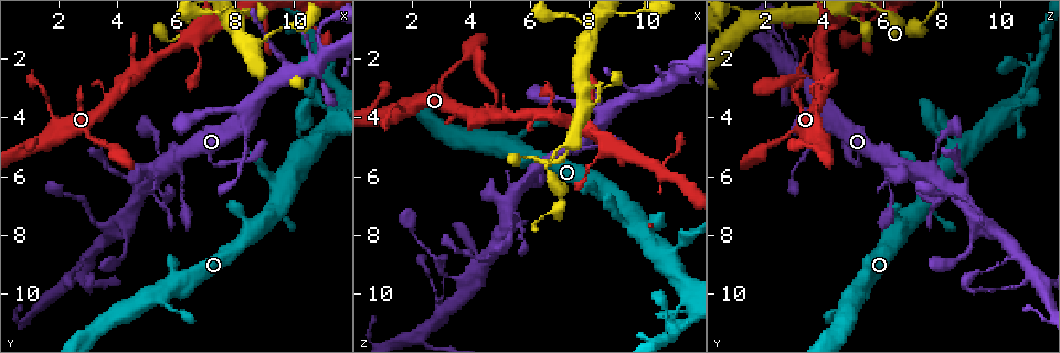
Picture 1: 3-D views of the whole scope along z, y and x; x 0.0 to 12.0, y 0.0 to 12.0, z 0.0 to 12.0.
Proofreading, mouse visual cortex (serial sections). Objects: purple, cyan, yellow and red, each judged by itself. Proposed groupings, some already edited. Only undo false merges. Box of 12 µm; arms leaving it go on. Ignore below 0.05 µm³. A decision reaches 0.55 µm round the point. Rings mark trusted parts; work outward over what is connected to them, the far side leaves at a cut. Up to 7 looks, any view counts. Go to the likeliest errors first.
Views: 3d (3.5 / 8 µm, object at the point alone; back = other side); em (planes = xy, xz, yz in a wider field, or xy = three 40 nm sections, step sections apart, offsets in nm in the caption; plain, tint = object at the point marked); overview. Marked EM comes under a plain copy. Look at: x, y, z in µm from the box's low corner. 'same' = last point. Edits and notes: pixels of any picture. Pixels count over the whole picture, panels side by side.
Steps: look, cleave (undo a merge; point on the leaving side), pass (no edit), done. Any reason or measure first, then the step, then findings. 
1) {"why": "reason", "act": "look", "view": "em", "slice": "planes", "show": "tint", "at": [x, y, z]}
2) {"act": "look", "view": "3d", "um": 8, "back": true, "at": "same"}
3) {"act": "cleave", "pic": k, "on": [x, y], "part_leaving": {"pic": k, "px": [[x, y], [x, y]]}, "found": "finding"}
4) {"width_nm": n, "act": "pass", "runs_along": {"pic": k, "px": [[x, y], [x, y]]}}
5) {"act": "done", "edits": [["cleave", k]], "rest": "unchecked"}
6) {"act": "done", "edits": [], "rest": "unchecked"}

{"why": "abrupt turn", "act": "look", "view": "3d", "um": 3.5, "back": true, "at": [11.0, 1.8, 2.4]}

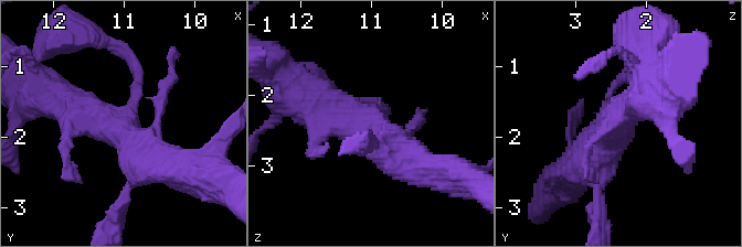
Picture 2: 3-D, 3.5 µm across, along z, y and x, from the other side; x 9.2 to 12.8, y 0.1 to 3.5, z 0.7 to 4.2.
{"act": "look", "view": "em", "slice": "xy", "step": 1, "show": "tint", "at": [11.00, 1.85, 2.40]}

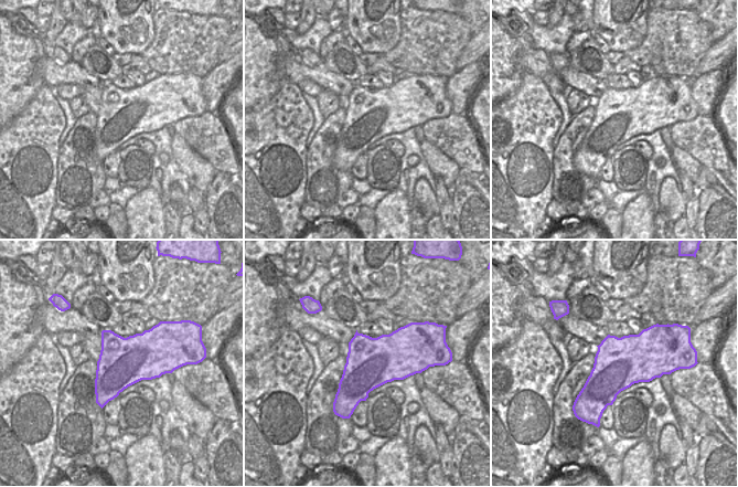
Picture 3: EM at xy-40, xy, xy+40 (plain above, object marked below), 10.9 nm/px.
{"act": "pass", "found": "one cell here"}

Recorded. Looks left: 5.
{"why": "sharp bend", "act": "look", "view": "3d", "um": 3.5, "at": [10.9, 2.4, 11.2]}

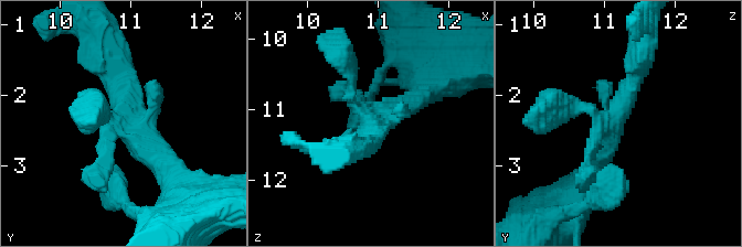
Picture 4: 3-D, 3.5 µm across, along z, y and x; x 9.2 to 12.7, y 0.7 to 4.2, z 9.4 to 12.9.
{"why": "shape alone is not enough", "act": "look", "view": "em", "slice": "planes", "show": "tint", "at": [10.95, 2.40, 11.15]}

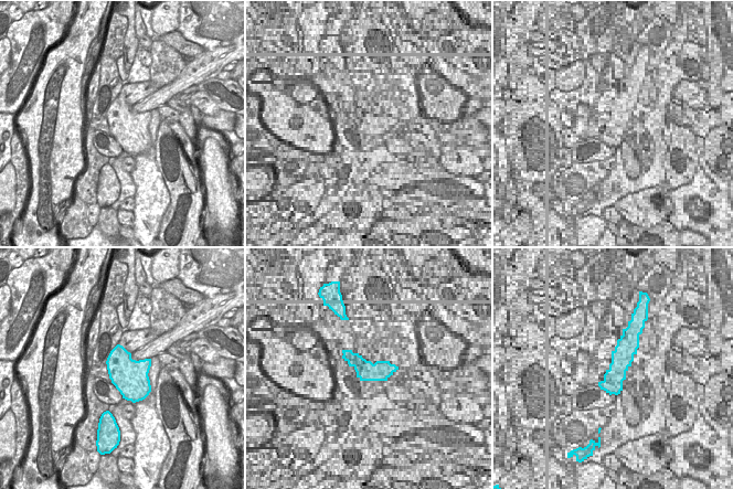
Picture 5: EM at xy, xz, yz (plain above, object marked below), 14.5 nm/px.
{"act": "pass", "runs_along": {"pic": 4, "px": [[169, 179], [125, 125], [107, 61]]}, "found": "continuous, no second cell"}

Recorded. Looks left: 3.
{"why": "small branch off a trunk", "act": "look", "view": "3d", "um": 3.5, "at": [2.7, 9.3, 11.0]}

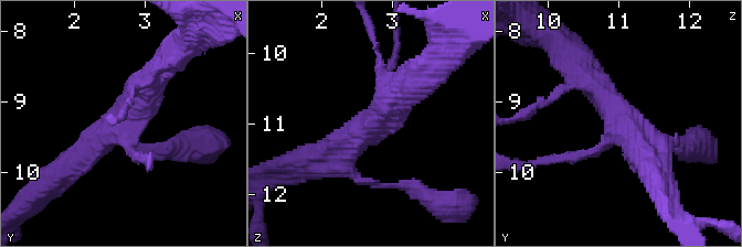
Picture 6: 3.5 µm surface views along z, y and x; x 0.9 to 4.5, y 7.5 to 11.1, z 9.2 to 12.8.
{"why": "shape alone is not enough", "act": "look", "view": "em", "slice": "planes", "show": "tint", "at": [2.70, 9.30, 11.05]}

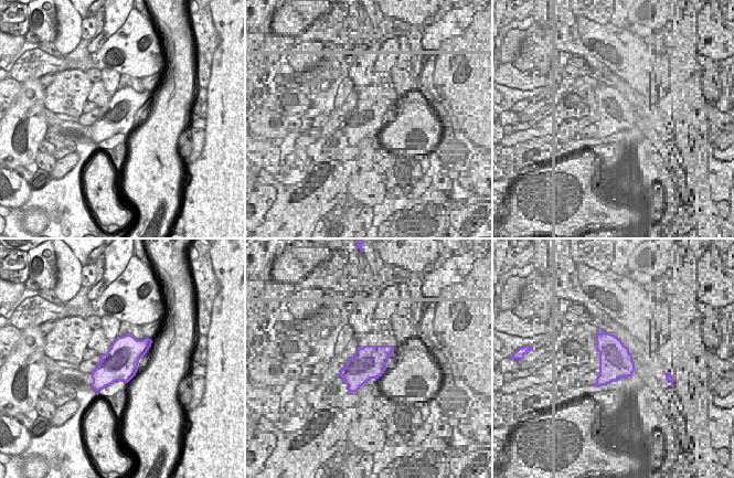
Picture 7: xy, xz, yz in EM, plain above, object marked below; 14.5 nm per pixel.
{"arms": 4, "act": "pass", "runs_along": {"pic": 6, "px": [[158, 68], [127, 116], [66, 167]]}, "found": "continuous, no second cell"}

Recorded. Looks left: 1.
{"act": "done", "edits": [], "rest": "unchecked"}

